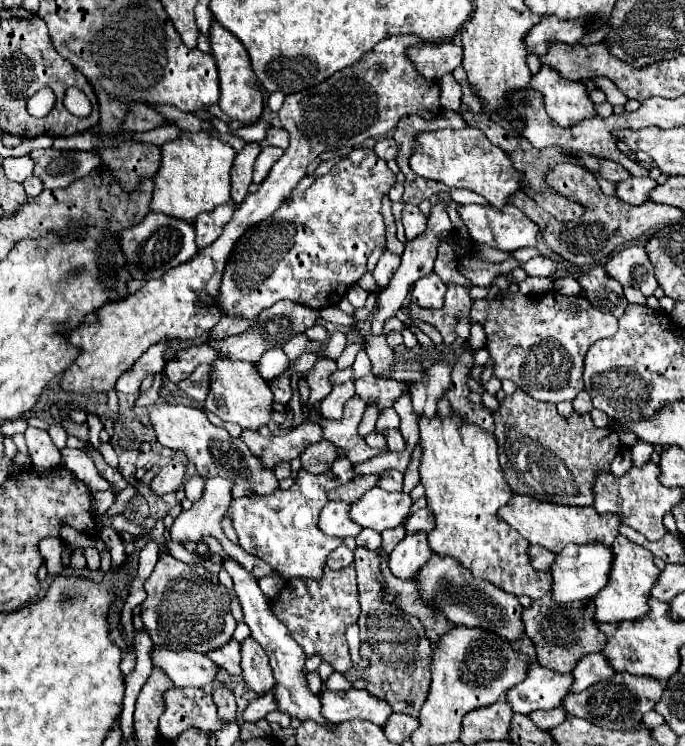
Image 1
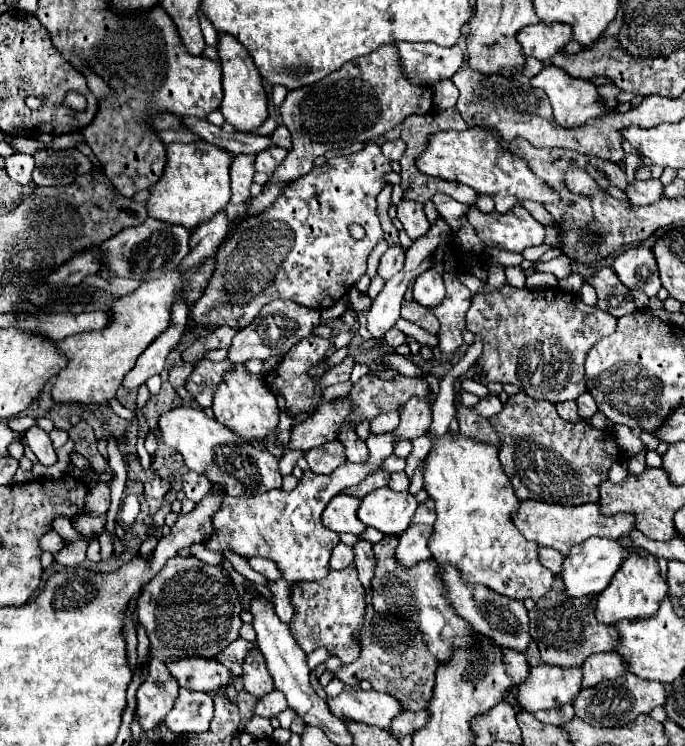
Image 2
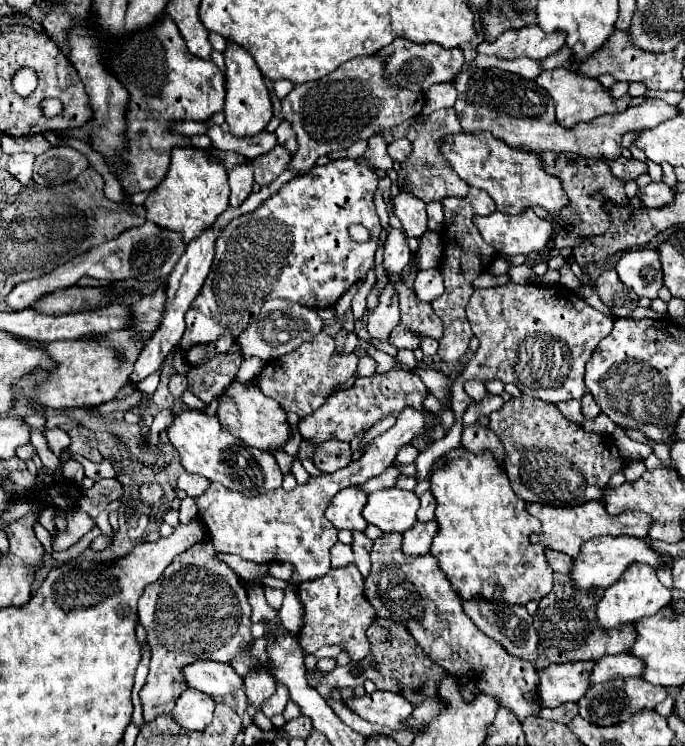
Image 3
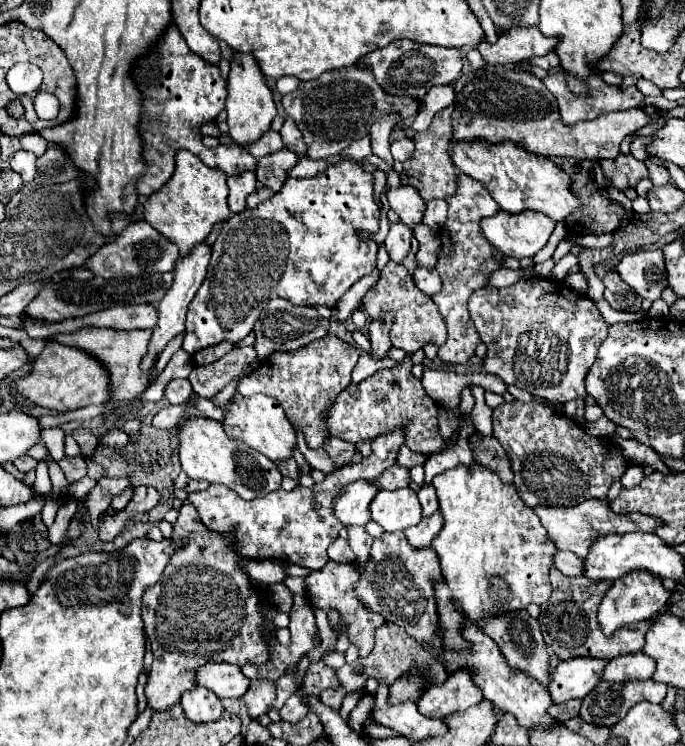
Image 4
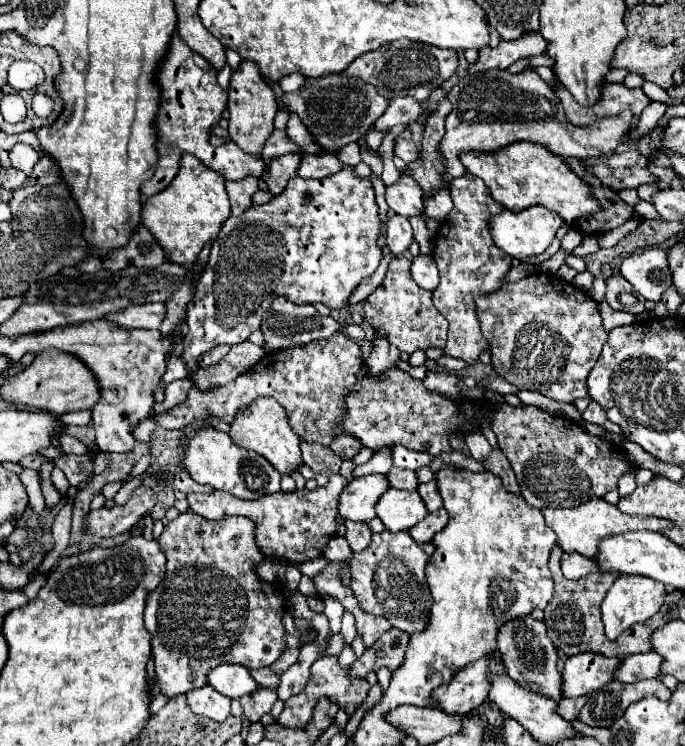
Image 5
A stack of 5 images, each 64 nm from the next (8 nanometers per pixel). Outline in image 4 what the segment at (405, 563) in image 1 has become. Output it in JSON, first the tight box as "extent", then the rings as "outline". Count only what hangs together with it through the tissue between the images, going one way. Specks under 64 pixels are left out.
{"extent":[404,512,442,550],"outline":[[[434,512],[430,518],[422,518],[422,522],[418,526],[412,526],[408,530],[404,530],[404,534],[408,536],[408,544],[416,550],[420,548],[428,548],[432,538],[440,532],[442,528],[442,516],[438,512]]]}

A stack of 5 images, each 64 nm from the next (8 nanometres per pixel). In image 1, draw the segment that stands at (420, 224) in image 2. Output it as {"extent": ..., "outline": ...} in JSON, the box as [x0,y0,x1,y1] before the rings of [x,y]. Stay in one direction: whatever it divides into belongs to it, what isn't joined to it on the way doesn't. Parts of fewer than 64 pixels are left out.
{"extent":[402,204,426,240],"outline":[[[406,204],[402,212],[402,224],[406,228],[406,240],[414,240],[426,230],[426,216],[414,204]]]}

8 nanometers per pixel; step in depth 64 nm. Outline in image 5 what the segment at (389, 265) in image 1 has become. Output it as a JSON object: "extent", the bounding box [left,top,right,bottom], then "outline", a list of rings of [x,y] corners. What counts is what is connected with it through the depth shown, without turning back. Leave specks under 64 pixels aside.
{"extent":[386,214,412,258],"outline":[[[398,214],[388,218],[386,246],[390,248],[390,252],[398,258],[398,256],[402,256],[408,250],[410,242],[412,242],[412,226],[410,226],[408,218],[398,216]]]}

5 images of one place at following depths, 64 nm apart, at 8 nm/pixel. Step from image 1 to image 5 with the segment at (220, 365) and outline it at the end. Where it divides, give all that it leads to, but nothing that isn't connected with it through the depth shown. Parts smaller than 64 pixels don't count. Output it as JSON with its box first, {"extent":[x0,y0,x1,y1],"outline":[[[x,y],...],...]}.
{"extent":[228,398,302,474],"outline":[[[256,398],[256,402],[252,402],[252,406],[246,406],[244,410],[240,410],[240,414],[236,414],[236,420],[232,420],[232,424],[230,424],[228,436],[238,446],[254,450],[256,454],[264,456],[282,474],[290,474],[302,462],[300,436],[290,428],[284,408],[272,398]]]}

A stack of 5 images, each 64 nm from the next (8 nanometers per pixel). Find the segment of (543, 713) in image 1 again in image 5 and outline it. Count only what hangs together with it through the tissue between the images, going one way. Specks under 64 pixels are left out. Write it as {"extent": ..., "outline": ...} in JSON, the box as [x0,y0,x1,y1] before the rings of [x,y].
{"extent":[556,696,586,720],"outline":[[[580,696],[580,698],[564,698],[564,700],[558,702],[558,710],[556,712],[562,718],[566,718],[566,720],[574,720],[578,716],[578,712],[582,710],[584,702],[586,702],[586,696]]]}

